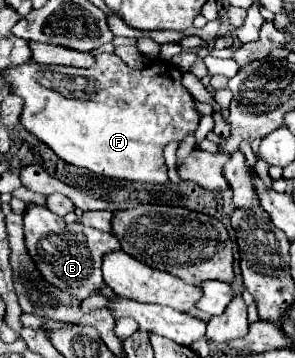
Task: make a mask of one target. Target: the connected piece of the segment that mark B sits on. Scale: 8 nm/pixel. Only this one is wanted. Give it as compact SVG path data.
M27 205L23 213L25 223L25 243L29 249L29 255L37 263L37 269L41 275L55 287L63 291L71 291L77 299L87 299L97 289L105 287L103 275L101 275L101 261L107 251L119 251L119 241L113 233L105 233L99 229L91 229L75 223L65 223L63 217L51 213L47 207L41 205Z

